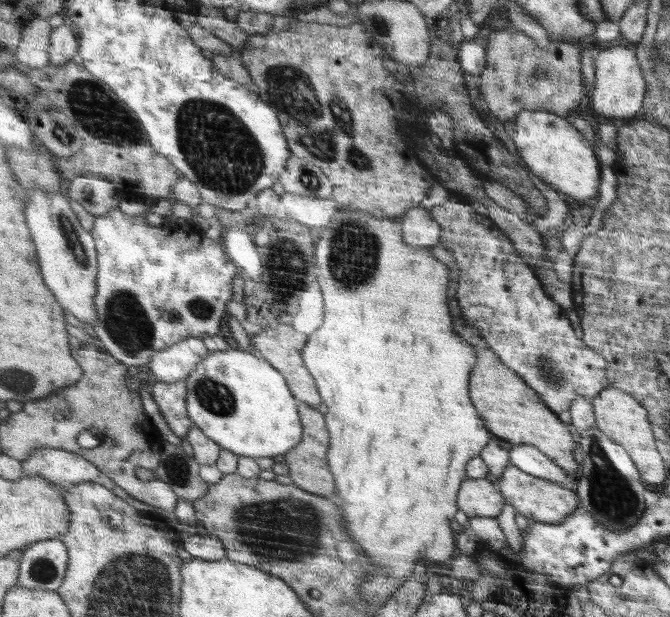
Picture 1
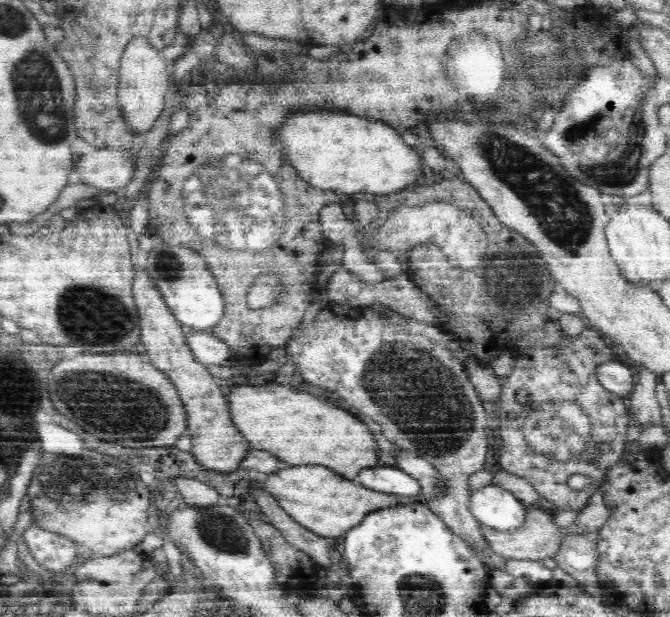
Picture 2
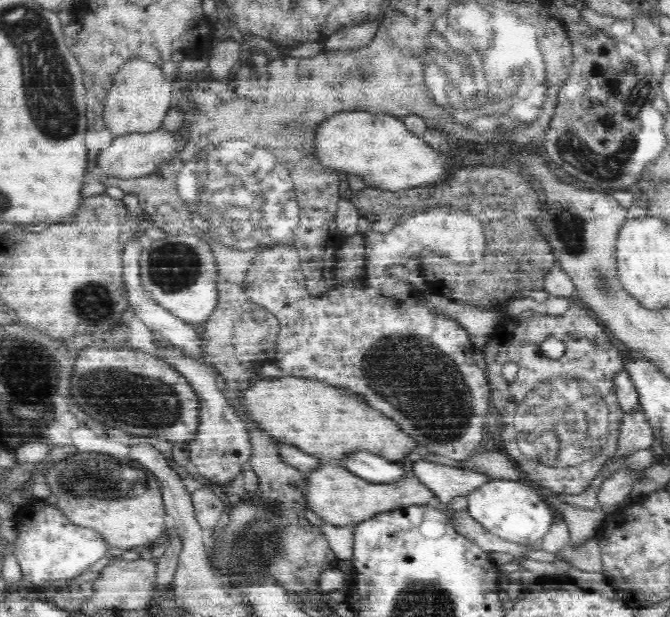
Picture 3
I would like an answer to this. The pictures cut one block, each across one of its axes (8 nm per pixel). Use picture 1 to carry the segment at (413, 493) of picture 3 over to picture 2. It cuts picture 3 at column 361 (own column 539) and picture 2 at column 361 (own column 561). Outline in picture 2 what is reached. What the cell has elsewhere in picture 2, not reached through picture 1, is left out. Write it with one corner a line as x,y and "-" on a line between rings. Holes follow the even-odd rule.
324,465
286,466
278,472
272,472
265,481
250,480
248,491
251,496
253,496
254,489
264,489
270,495
274,495
280,507
292,519
329,541
343,537
370,513
394,508
406,502
401,495
383,493
356,485
352,480
342,477
337,471

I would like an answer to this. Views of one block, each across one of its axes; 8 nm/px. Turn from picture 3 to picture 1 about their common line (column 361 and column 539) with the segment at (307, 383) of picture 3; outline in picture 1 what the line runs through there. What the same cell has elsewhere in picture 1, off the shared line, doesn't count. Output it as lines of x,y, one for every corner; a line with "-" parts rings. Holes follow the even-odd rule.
450,299
448,305
450,314
452,314
453,330
458,332
457,336
468,341
476,351
477,364
470,374
468,392
472,404
479,411
488,430
496,434
497,439
507,446
522,444
535,446
552,462
560,466
567,475
573,476
574,472
578,470
578,464
574,460
576,442
574,442
574,436
568,430
568,426
562,420
558,420
558,416
552,412
552,409
544,405
540,395
530,388
520,375
499,359
495,351
477,334
477,330
463,318
457,300

